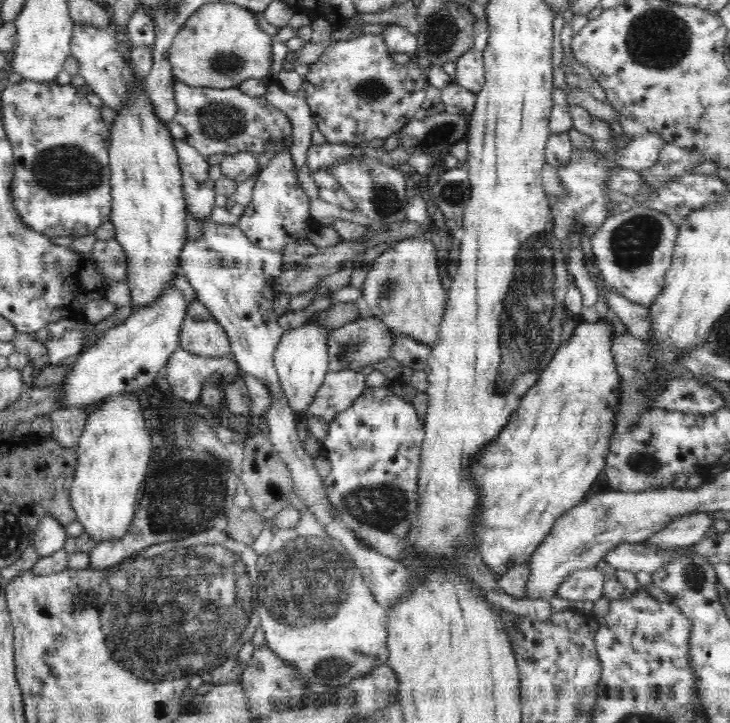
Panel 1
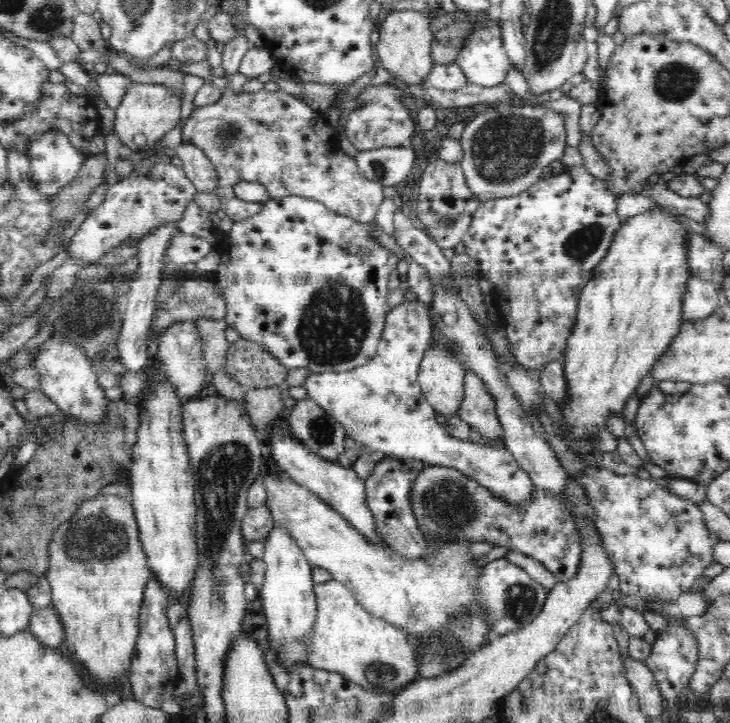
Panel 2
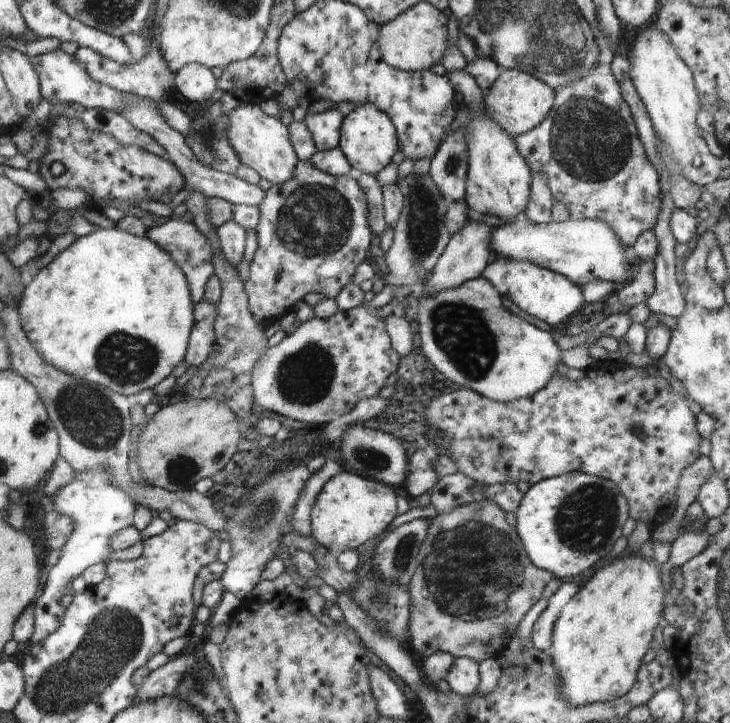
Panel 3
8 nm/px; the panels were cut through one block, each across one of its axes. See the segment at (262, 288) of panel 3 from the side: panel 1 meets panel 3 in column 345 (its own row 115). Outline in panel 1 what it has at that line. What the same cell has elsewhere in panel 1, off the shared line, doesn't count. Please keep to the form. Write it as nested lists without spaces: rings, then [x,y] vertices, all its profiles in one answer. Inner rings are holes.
[[[176,79],[173,91],[178,112],[167,127],[174,139],[187,142],[202,156],[257,152],[265,157],[266,144],[287,140],[292,132],[290,119],[278,107],[270,104],[265,95],[253,97],[239,87],[191,87]]]

